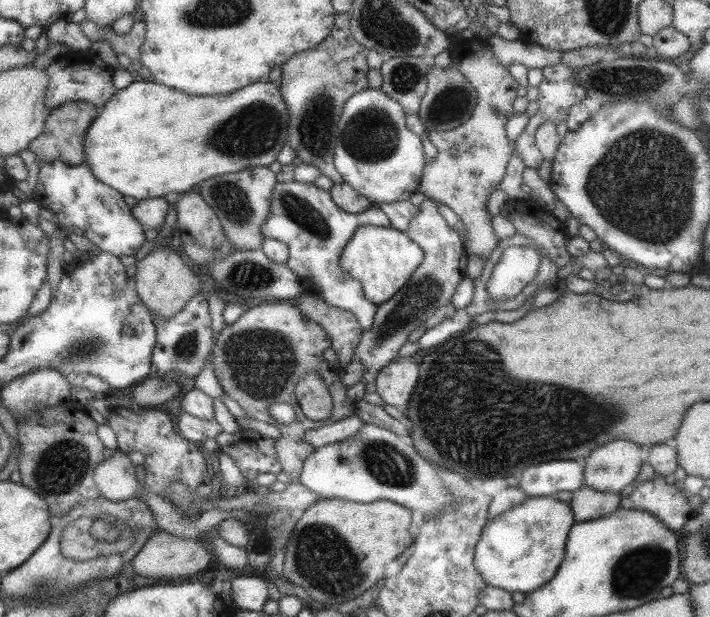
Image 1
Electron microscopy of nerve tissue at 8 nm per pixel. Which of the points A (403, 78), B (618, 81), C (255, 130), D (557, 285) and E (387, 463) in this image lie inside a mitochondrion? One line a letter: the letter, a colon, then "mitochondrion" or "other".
A: mitochondrion
B: mitochondrion
C: mitochondrion
D: other
E: mitochondrion

